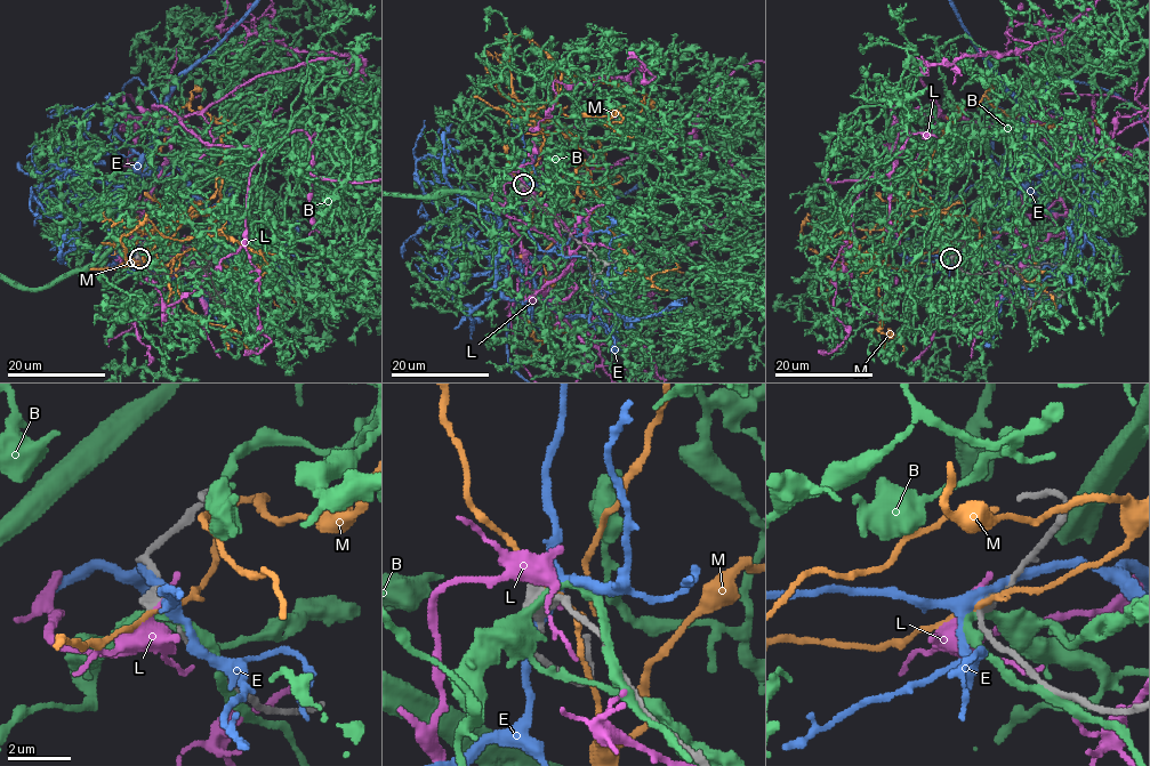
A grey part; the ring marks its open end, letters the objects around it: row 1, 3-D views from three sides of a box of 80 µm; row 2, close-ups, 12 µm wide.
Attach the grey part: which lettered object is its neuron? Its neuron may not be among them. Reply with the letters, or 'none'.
M

